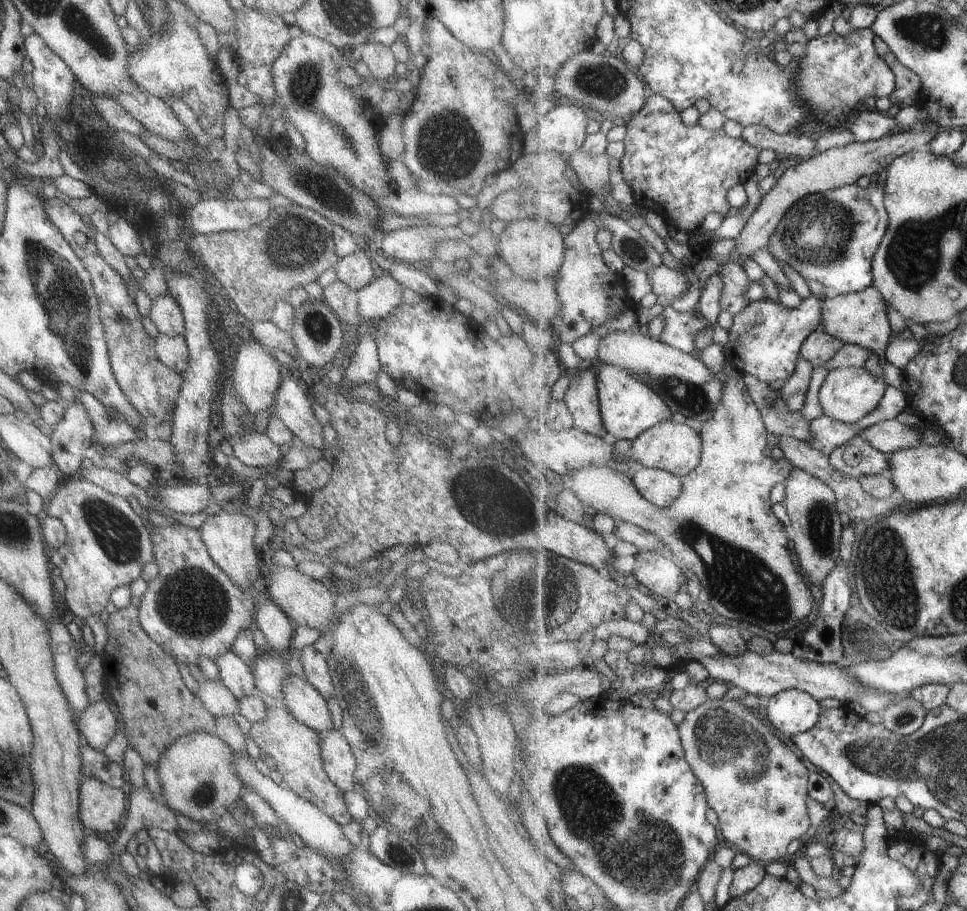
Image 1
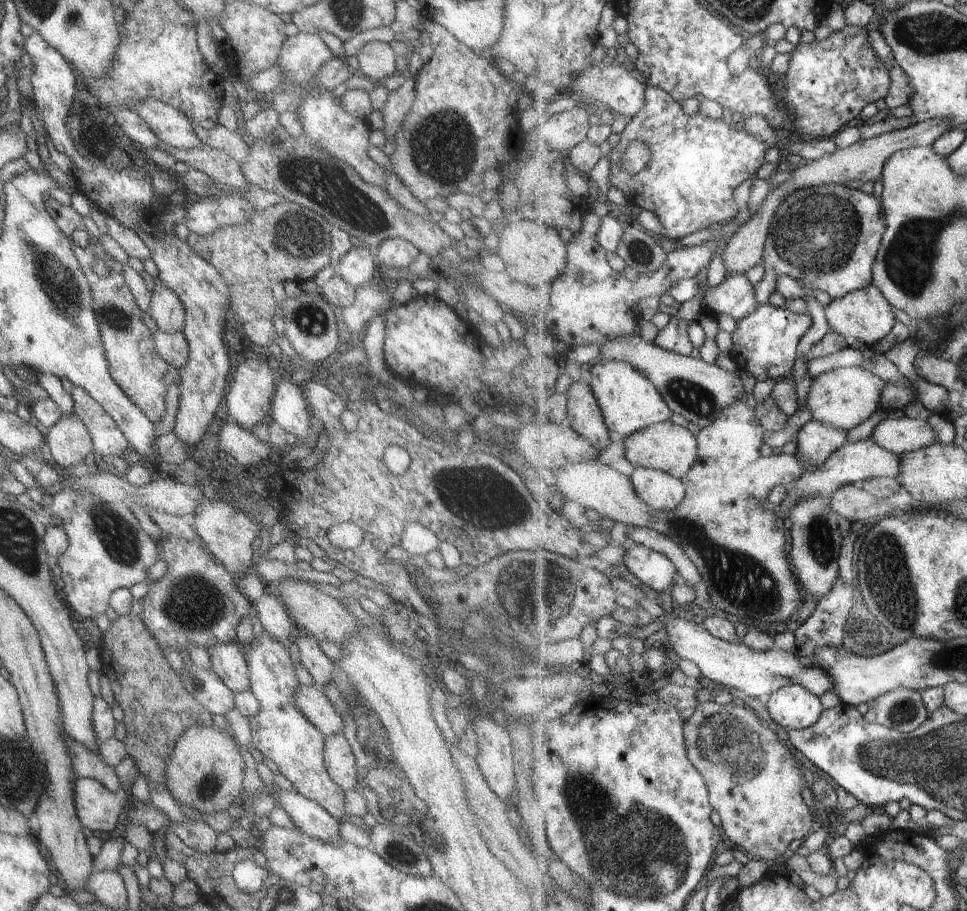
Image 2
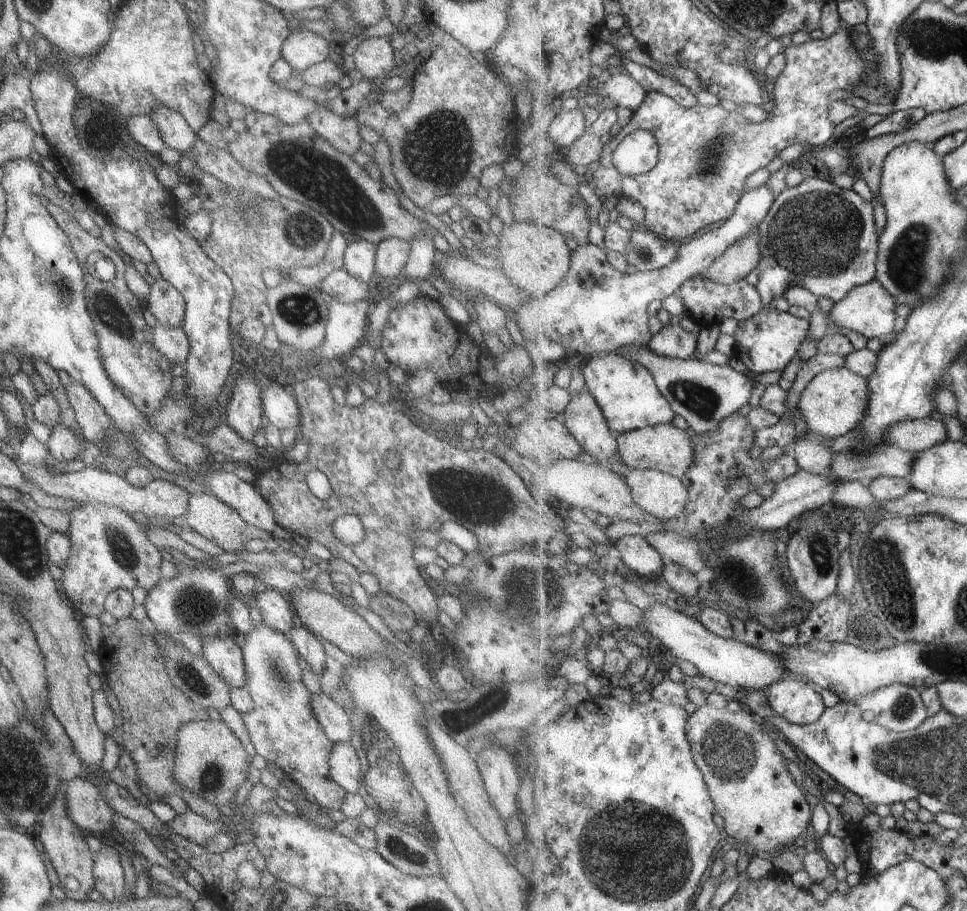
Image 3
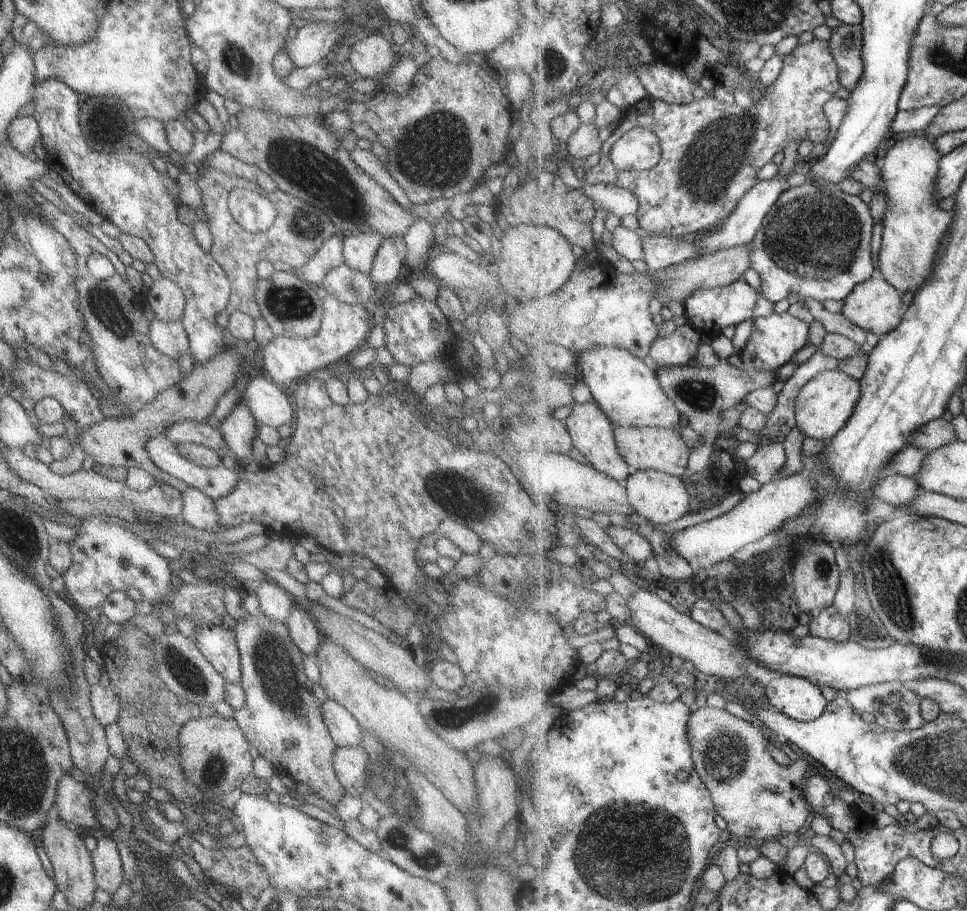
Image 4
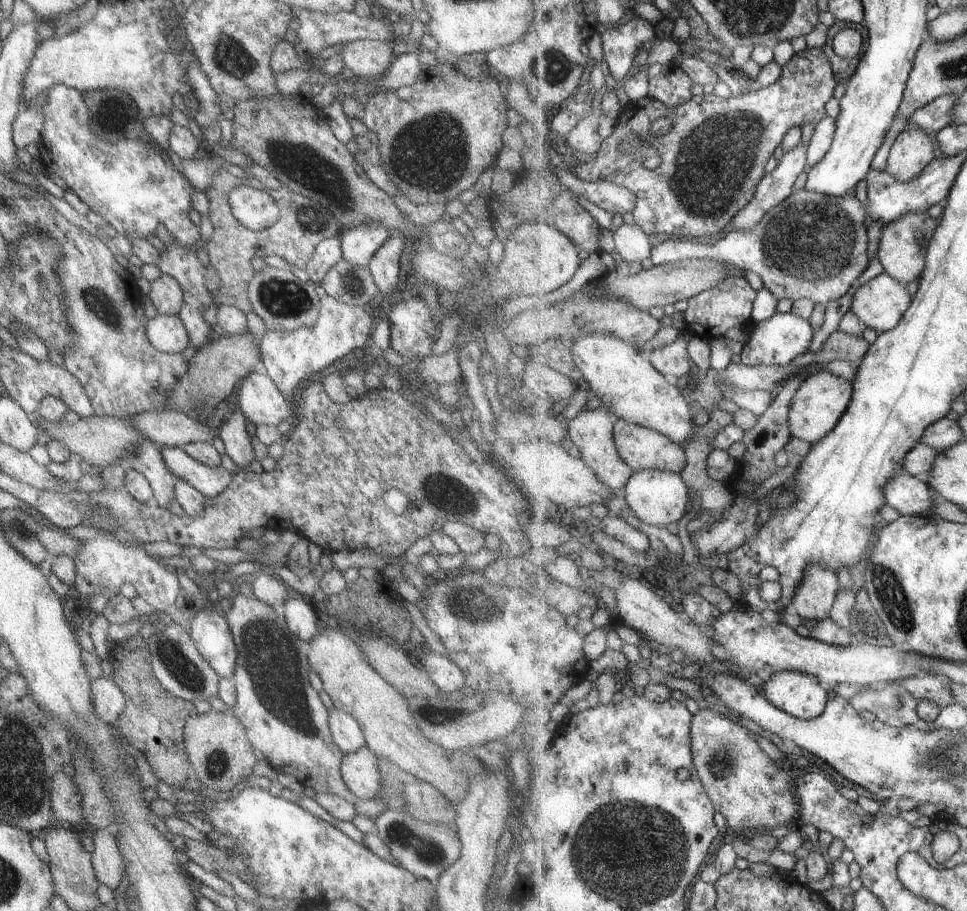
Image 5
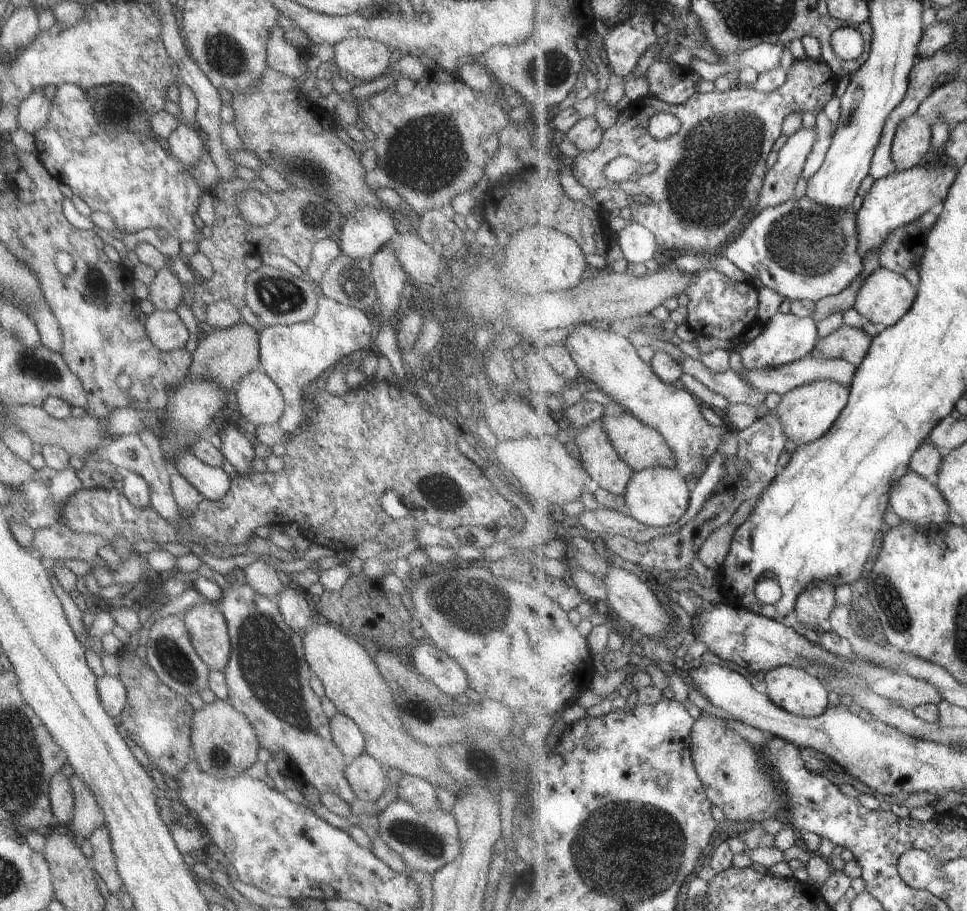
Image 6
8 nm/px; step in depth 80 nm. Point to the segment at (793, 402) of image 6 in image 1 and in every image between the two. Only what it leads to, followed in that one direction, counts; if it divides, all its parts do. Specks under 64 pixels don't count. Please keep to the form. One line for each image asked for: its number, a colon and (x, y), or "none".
1: (847, 394)
2: (842, 398)
3: (835, 402)
4: (825, 404)
5: (816, 409)

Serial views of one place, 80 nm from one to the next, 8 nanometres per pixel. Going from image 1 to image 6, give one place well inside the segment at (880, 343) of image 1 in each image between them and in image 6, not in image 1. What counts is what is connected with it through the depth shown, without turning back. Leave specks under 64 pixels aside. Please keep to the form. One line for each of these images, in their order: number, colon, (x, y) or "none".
2: (867, 315)
3: (870, 310)
4: (875, 306)
5: (880, 303)
6: (886, 296)

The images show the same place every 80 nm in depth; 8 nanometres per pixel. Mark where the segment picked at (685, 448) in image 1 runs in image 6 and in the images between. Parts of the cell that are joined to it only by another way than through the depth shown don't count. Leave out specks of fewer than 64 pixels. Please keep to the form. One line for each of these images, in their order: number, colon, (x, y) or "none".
2: (666, 446)
3: (664, 447)
4: (663, 449)
5: (642, 448)
6: (640, 445)

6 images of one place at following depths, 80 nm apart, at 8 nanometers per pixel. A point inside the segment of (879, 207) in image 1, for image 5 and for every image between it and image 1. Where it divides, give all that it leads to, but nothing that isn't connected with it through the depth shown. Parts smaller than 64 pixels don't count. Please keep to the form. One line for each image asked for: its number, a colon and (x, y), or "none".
2: (828, 236)
3: (818, 236)
4: (816, 241)
5: (814, 246)

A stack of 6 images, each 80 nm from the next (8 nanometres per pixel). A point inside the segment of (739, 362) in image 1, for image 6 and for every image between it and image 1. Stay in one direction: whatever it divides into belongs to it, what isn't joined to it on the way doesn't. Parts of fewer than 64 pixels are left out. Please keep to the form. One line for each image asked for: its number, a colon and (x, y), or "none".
2: (765, 342)
3: (767, 342)
4: (775, 339)
5: (778, 340)
6: (785, 338)

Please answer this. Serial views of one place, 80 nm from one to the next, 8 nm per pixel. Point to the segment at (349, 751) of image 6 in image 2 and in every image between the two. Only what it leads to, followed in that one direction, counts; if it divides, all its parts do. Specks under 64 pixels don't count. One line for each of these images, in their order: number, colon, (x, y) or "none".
2: (309, 701)
3: (334, 721)
4: (343, 729)
5: (345, 733)

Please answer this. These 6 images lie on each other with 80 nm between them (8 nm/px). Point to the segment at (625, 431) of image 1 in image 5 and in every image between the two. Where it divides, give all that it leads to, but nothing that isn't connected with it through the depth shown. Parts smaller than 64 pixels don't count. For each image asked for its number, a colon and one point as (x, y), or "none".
2: (630, 402)
3: (628, 394)
4: (627, 387)
5: (631, 387)

